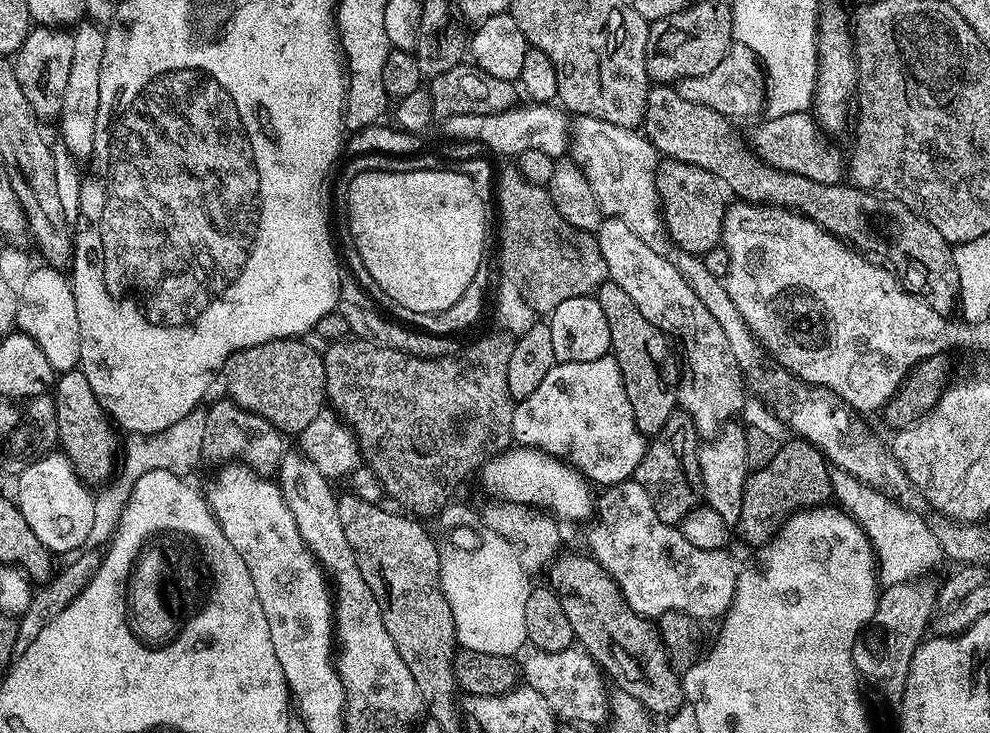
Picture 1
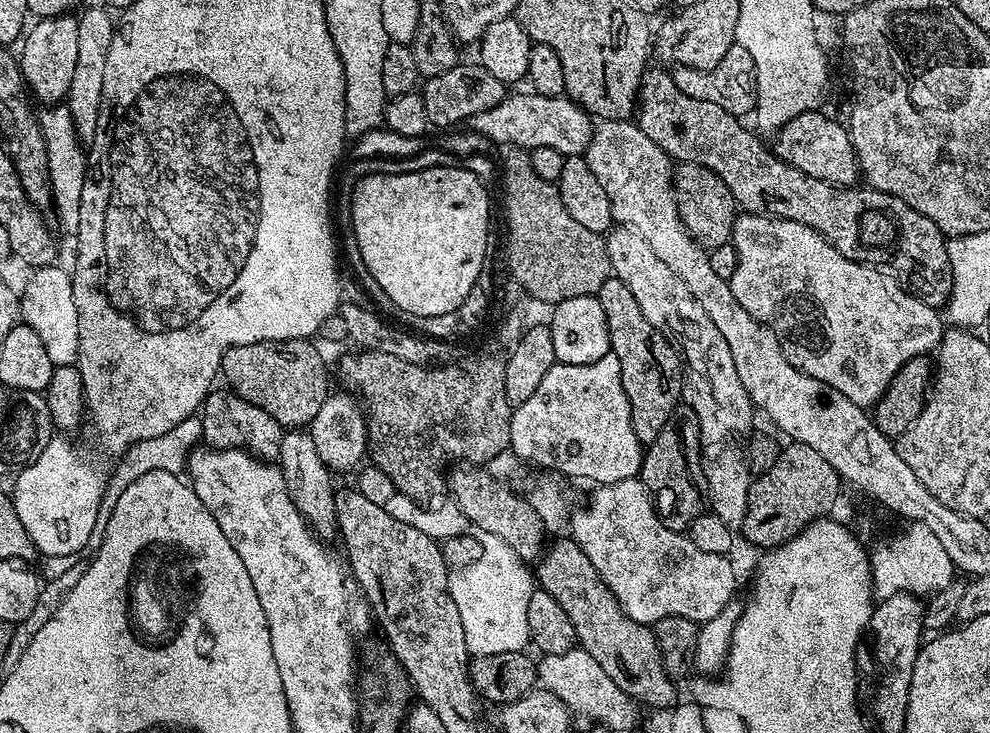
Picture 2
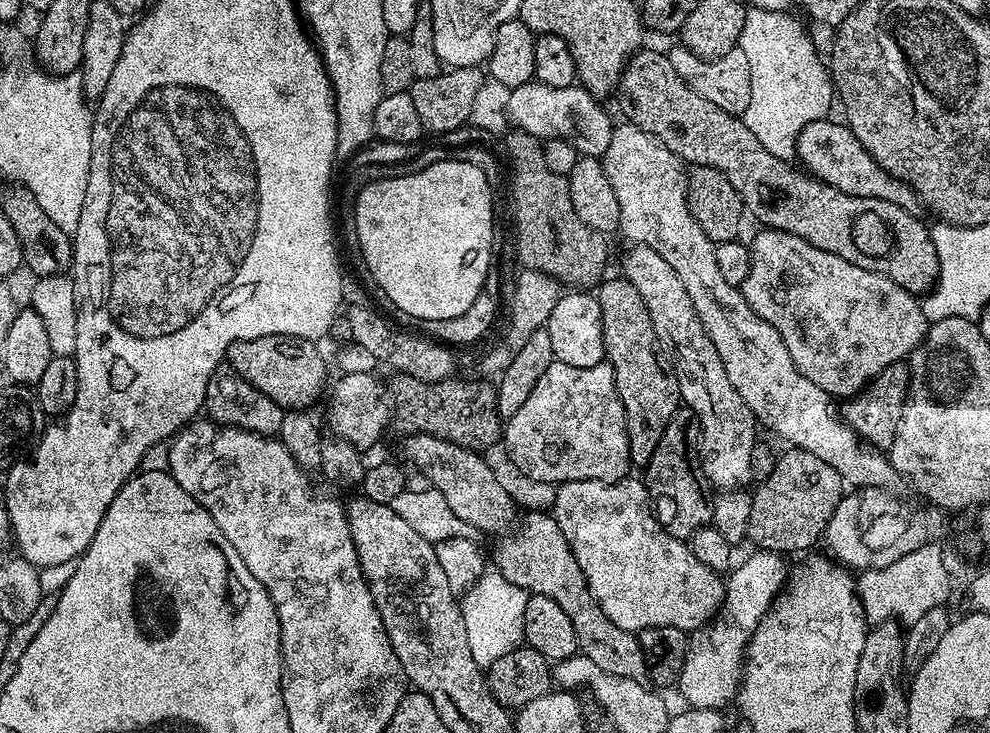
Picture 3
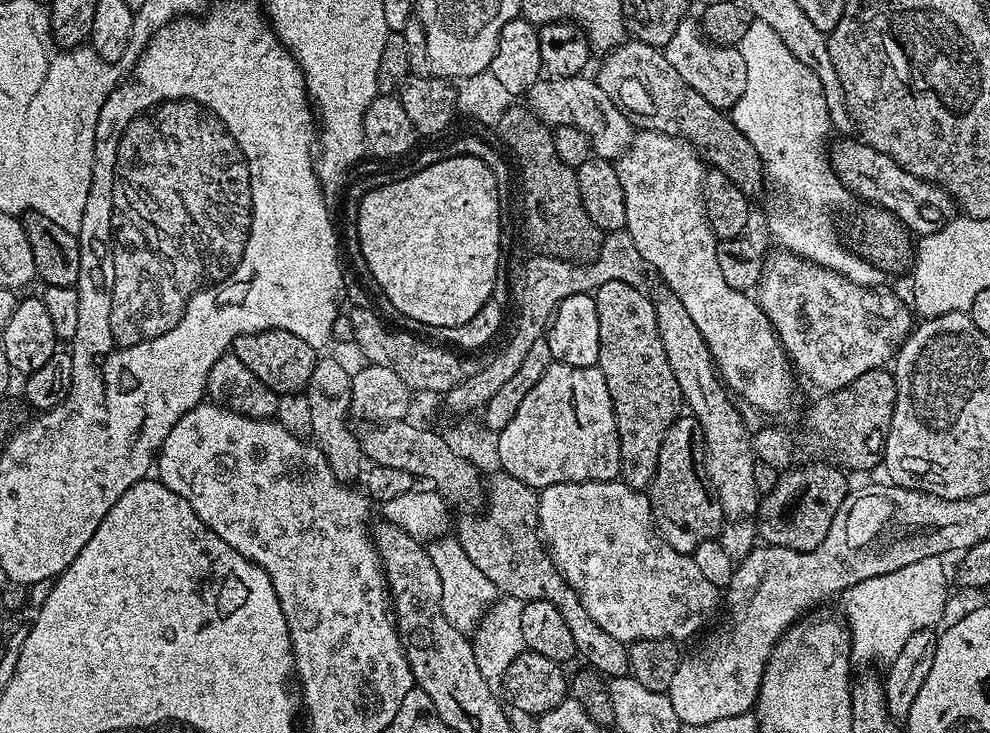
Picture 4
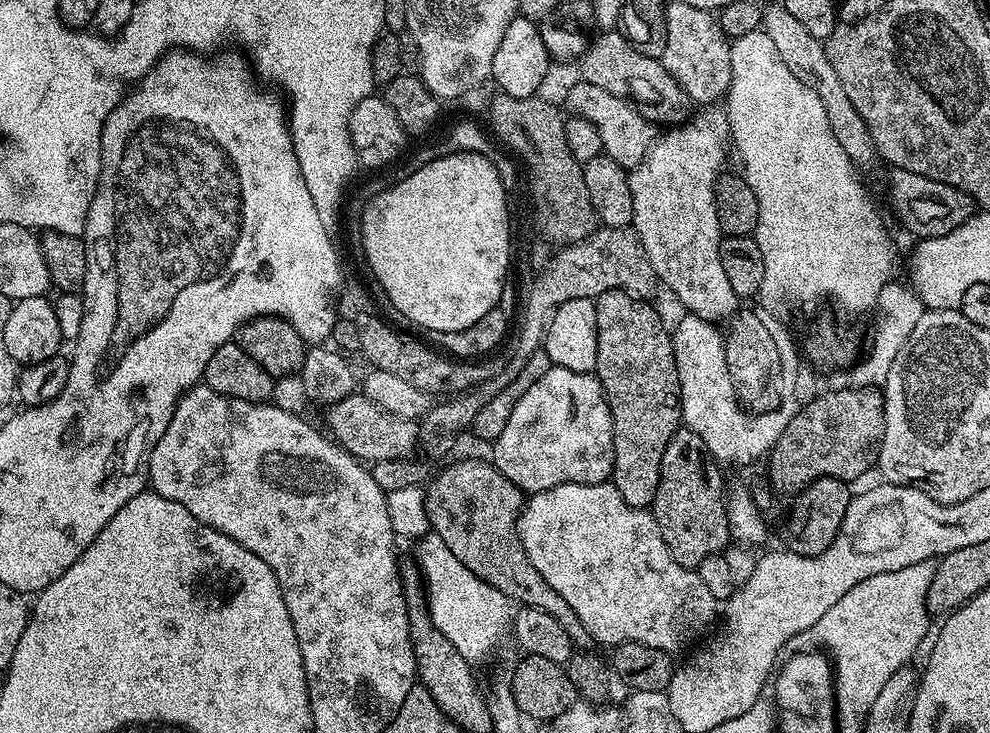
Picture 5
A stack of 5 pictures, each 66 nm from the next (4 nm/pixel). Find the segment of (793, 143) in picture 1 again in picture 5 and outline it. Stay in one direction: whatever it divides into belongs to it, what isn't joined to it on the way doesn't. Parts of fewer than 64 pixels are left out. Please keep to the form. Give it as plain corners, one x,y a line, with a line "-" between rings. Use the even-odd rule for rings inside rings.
892,168
890,174
892,185
888,188
888,200
892,203
897,218
916,238
950,234
950,230
958,230
958,226
962,226
974,215
972,199
946,182
938,182
934,178
926,178
922,174
901,168

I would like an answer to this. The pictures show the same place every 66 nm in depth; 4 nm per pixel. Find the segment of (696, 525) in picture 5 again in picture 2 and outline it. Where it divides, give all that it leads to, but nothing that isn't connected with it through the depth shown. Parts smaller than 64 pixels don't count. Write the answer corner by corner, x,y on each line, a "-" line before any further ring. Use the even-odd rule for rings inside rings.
683,402
676,405
675,412
662,426
662,434
647,445
640,462
639,479
643,480
652,496
652,504
660,521
670,530
687,533
694,518
701,516
706,510
706,489
708,478
705,461
700,461
700,427
698,418
689,404

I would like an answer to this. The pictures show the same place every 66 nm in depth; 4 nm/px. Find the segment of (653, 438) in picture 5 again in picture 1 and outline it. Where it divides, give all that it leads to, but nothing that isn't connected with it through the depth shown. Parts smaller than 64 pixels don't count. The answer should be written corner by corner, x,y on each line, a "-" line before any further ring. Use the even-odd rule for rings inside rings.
605,280
595,297
606,313
606,323
610,326
610,342
612,343
610,354
618,362
618,370
622,374
622,382
626,386
626,398
630,398
630,410
634,410
634,422
646,438
654,437
658,434
658,430
662,430
662,426
666,426
666,418
670,418
678,408
677,385
675,383
668,384
668,372
666,369
660,368
668,356
668,348
664,345
666,337
659,328
654,326
654,322
647,320
642,314
642,310
638,310
638,306
634,306
630,294
626,294
626,290
622,290
622,286
618,286
612,280

